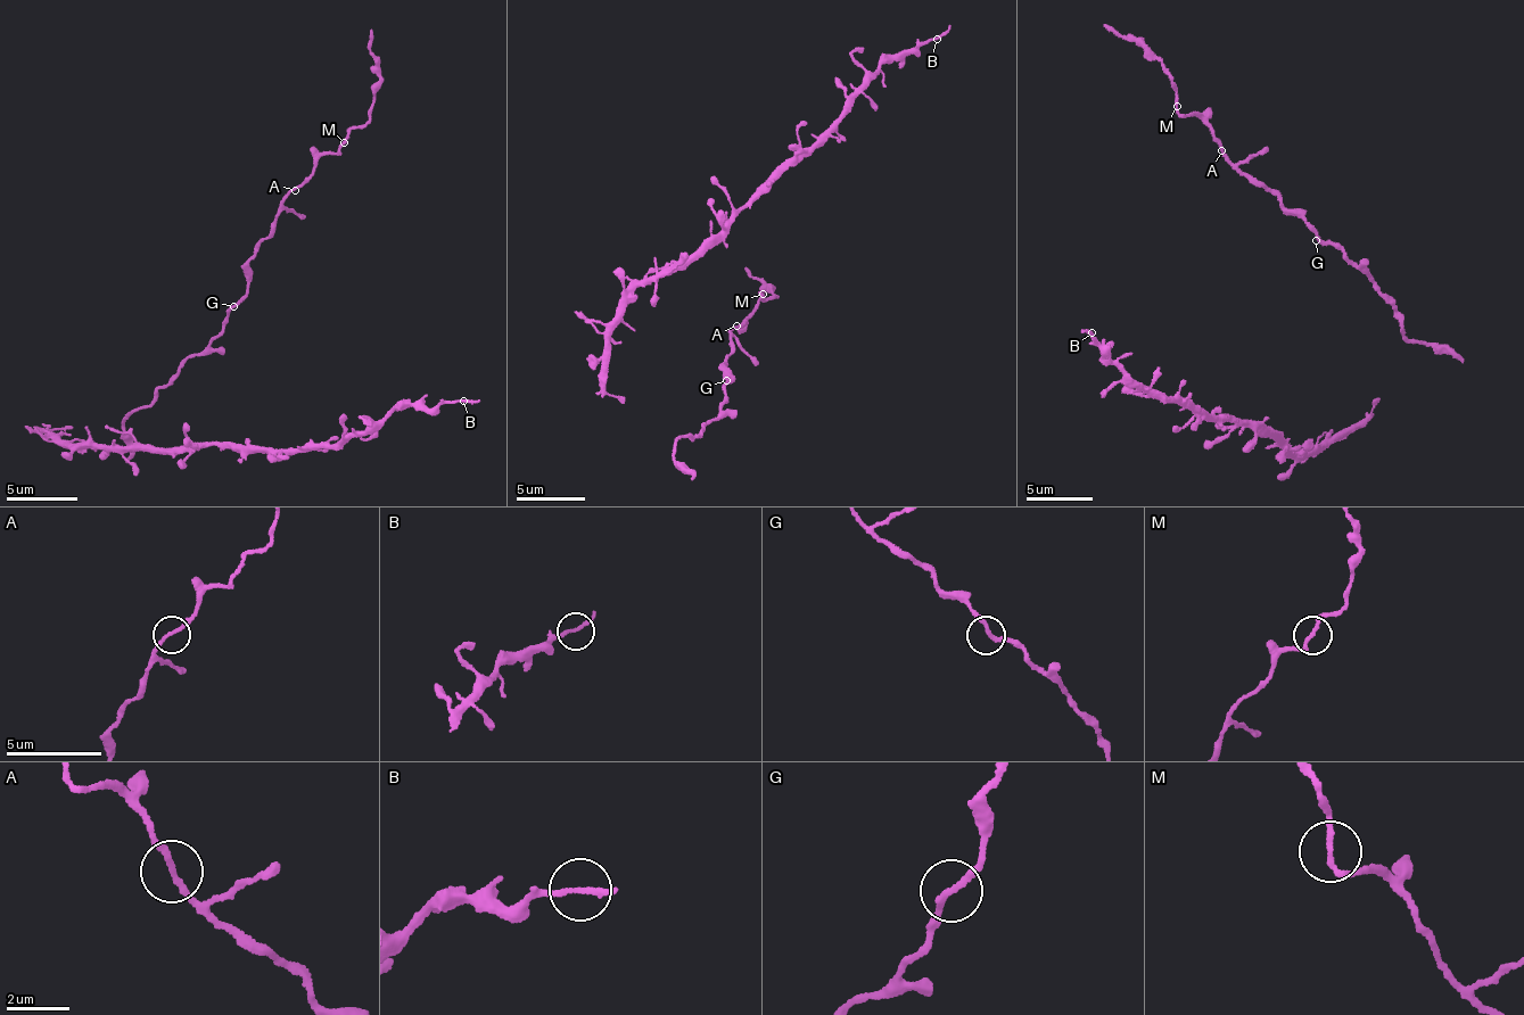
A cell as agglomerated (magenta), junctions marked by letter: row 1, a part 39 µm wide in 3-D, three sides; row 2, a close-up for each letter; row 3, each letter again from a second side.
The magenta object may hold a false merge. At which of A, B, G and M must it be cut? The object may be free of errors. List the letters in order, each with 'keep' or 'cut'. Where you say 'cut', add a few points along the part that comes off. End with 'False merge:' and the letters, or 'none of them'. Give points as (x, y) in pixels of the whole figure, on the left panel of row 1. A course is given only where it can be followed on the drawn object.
A: keep
B: keep
G: keep
M: keep
False merge: none of them

